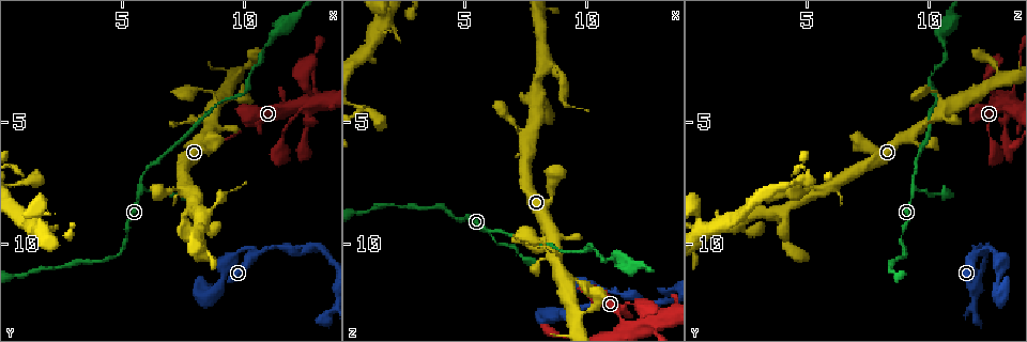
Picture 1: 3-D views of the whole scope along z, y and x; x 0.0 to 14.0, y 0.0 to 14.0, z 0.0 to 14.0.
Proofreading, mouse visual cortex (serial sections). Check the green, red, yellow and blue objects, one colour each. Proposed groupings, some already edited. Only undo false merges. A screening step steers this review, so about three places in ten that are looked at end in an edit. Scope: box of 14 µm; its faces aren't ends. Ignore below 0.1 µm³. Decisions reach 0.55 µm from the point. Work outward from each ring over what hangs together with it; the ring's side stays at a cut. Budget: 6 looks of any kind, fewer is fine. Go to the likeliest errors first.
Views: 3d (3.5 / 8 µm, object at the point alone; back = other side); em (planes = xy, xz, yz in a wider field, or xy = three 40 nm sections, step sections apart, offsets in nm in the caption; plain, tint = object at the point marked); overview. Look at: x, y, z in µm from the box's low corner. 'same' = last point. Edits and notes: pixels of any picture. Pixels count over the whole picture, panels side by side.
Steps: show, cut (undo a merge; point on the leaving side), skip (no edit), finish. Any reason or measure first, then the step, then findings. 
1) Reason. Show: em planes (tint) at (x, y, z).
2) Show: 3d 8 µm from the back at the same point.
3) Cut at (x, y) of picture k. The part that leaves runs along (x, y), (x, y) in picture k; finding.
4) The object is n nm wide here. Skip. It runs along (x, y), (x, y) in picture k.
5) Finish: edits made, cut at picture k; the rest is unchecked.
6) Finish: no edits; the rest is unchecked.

A fork. Show: 3d 3.5 µm from the back at (5.9, 7.8, 9.4).

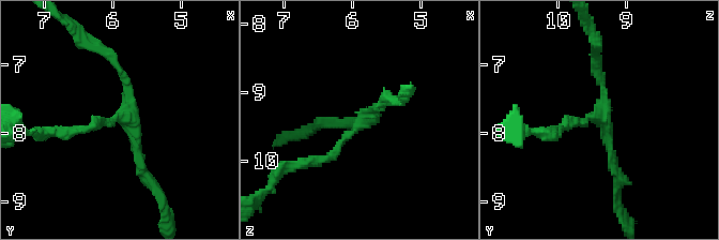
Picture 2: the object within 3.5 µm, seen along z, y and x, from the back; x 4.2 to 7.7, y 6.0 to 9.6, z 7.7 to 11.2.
The arms are 150, 150, 150 nm wide. Skip. It runs along (147, 179), (127, 87), (104, 50) in picture 2; all the same cell.

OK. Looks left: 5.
Sharp bend. Show: 3d 3.5 µm at (10.4, 10.3, 11.9).

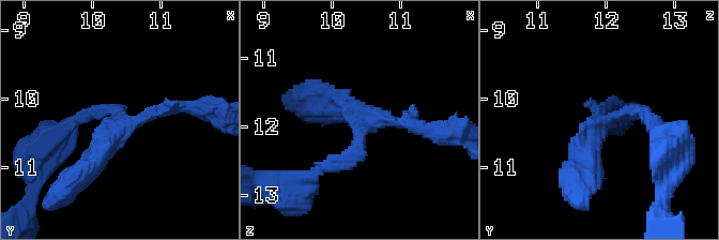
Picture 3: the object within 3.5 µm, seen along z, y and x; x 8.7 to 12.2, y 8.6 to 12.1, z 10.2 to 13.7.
Show: em xy step 2 (tint) at (10.50, 10.30, 11.95).

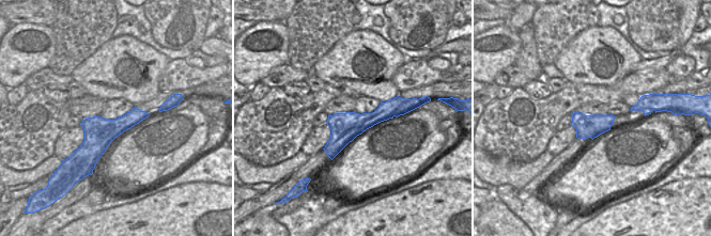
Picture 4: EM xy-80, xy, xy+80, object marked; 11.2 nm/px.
The arms are 150, 200, 350 nm wide. Skip. It runs along (582, 171), (593, 129), (648, 119) in picture 3; continuous, no second cell.

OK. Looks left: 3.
Abrupt turn. Show: 3d 3.5 µm at (8.5, 12.1, 13.0).

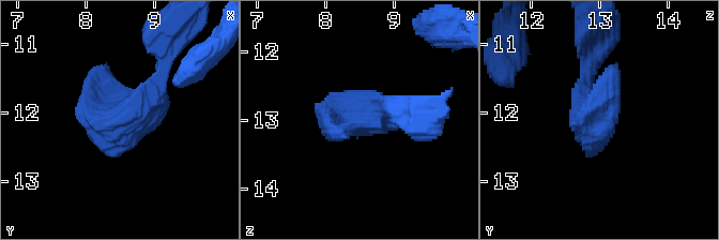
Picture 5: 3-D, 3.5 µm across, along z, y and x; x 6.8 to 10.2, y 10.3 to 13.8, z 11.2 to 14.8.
Need the tissue. Show: em planes (tint) at (8.55, 12.15, 12.90).

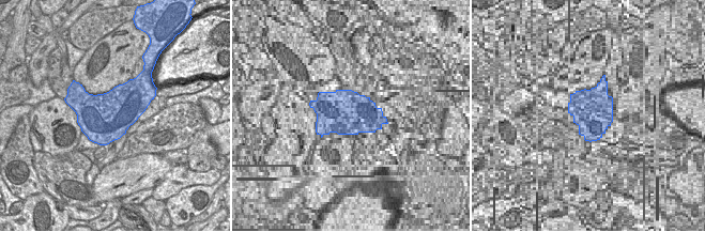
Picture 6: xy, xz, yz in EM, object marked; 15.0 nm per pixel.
Skip. It runs along (403, 107), (340, 132) in picture 5; continuous, no second cell.

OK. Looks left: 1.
Finish: no edits; the rest is unchecked.

